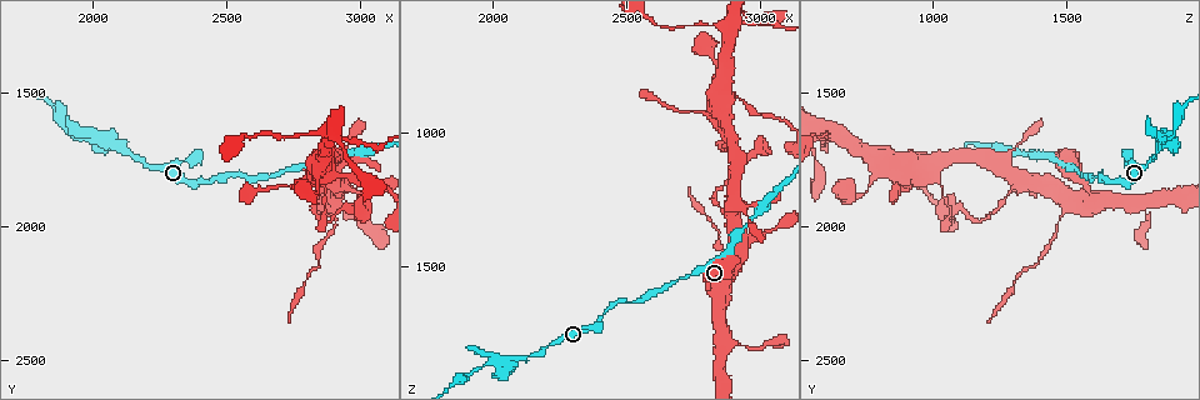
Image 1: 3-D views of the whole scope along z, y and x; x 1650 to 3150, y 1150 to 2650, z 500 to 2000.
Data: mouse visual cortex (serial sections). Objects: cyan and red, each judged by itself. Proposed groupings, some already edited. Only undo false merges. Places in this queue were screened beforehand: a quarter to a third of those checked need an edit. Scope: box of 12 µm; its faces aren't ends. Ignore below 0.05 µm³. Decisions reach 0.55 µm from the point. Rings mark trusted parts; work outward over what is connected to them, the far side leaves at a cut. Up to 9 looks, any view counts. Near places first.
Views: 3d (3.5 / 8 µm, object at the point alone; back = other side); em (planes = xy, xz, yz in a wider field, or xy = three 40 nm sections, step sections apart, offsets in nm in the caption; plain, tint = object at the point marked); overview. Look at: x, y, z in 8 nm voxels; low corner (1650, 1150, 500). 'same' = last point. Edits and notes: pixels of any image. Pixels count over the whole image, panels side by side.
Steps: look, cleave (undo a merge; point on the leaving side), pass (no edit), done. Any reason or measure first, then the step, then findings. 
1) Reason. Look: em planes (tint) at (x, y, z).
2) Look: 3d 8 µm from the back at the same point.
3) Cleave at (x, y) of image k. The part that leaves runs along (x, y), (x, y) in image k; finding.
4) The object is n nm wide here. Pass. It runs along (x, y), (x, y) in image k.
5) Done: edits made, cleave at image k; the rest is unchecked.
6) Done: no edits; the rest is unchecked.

Three arms meet. Look: 3d 8 µm at (2900, 1820, 1310).

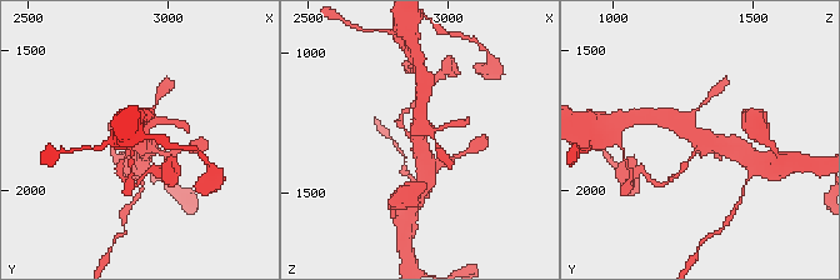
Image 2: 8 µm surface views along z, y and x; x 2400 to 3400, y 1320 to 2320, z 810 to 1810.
Closer look. Look: 3d 3.5 µm at (2900, 1830, 1310).

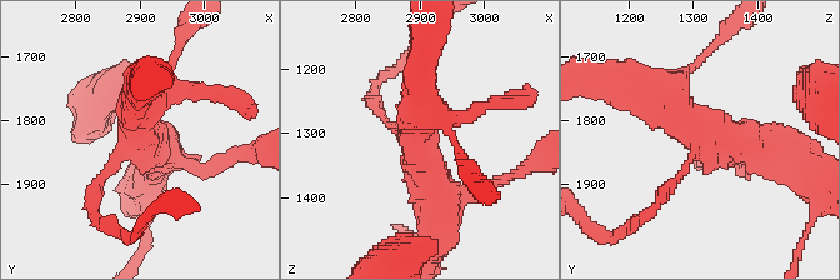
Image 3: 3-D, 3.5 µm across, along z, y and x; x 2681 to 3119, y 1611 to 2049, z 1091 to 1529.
Look: em xy step 2 (tint) at (2895, 1815, 1310).

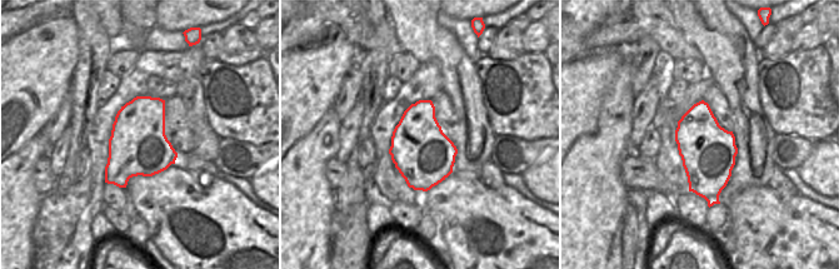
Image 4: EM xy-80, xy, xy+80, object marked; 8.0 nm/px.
The arms are 100, 500, 500 nm wide. Pass. It runs along (771, 148), (695, 133), (634, 83) in image 3; continuous, no second cell.

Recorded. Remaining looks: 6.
A narrow waist. Look: 3d 3.5 µm at (2950, 1810, 890).

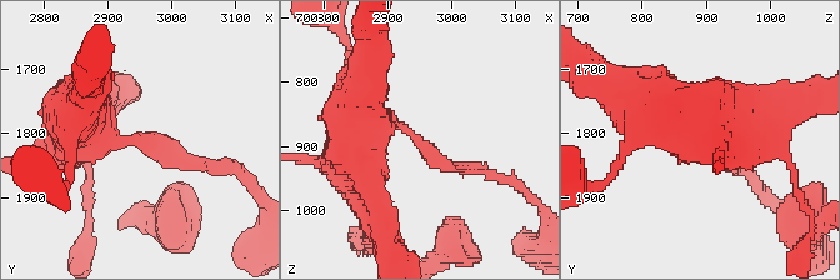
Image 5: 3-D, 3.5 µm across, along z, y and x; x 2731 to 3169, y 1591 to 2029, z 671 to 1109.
The arms are 150, 800 nm wide; shape alone is not enough. Look: em xy step 5 (tint) at (2940, 1810, 885).

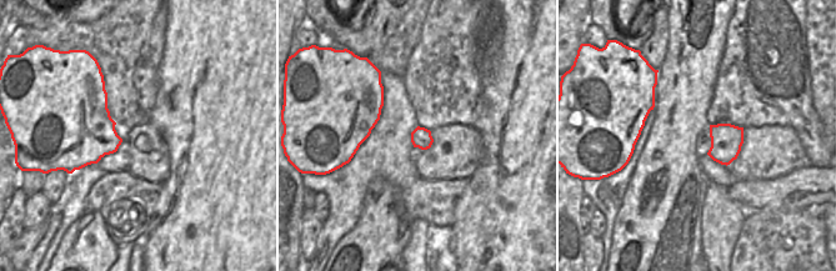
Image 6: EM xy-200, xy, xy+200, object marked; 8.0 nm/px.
Pass. It runs along (78, 115), (204, 164) in image 5; continuous, no second cell.

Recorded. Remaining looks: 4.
A narrow waist. Look: 3d 3.5 µm at (2890, 2030, 1450).

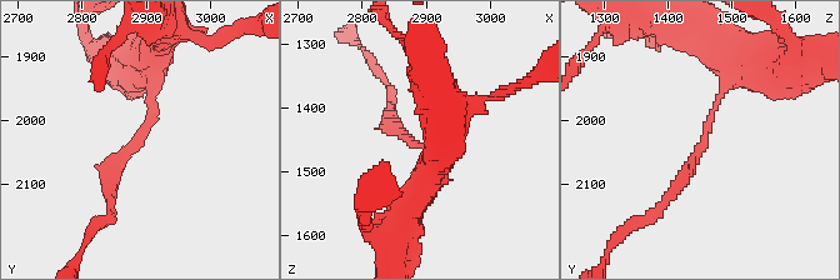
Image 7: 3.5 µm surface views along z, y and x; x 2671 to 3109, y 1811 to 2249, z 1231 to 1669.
The arms are 200, 250 nm wide; shape alone is not enough. Look: em planes (tint) at (2885, 2030, 1455).

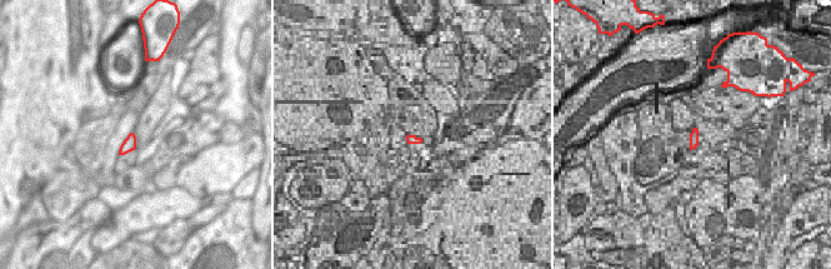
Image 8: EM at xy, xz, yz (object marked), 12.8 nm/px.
Look: em xy step 1 (tint) at the same point.

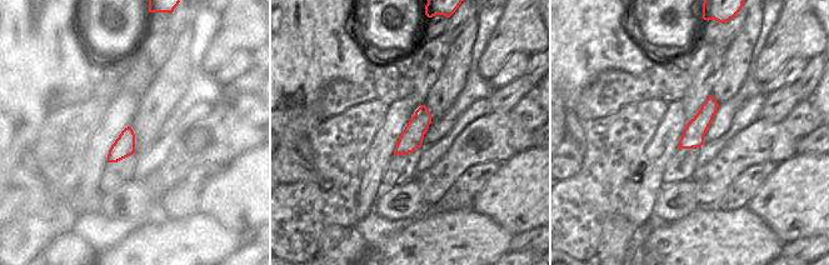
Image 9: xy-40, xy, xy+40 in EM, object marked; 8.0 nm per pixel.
Cleave at (114, 160) of image 7. The part that leaves runs along (143, 131), (108, 178), (108, 220) in image 7; a second cell is stuck on.

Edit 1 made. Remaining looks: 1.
Done: edits made, cleave at image 7; the rest is unchecked.

